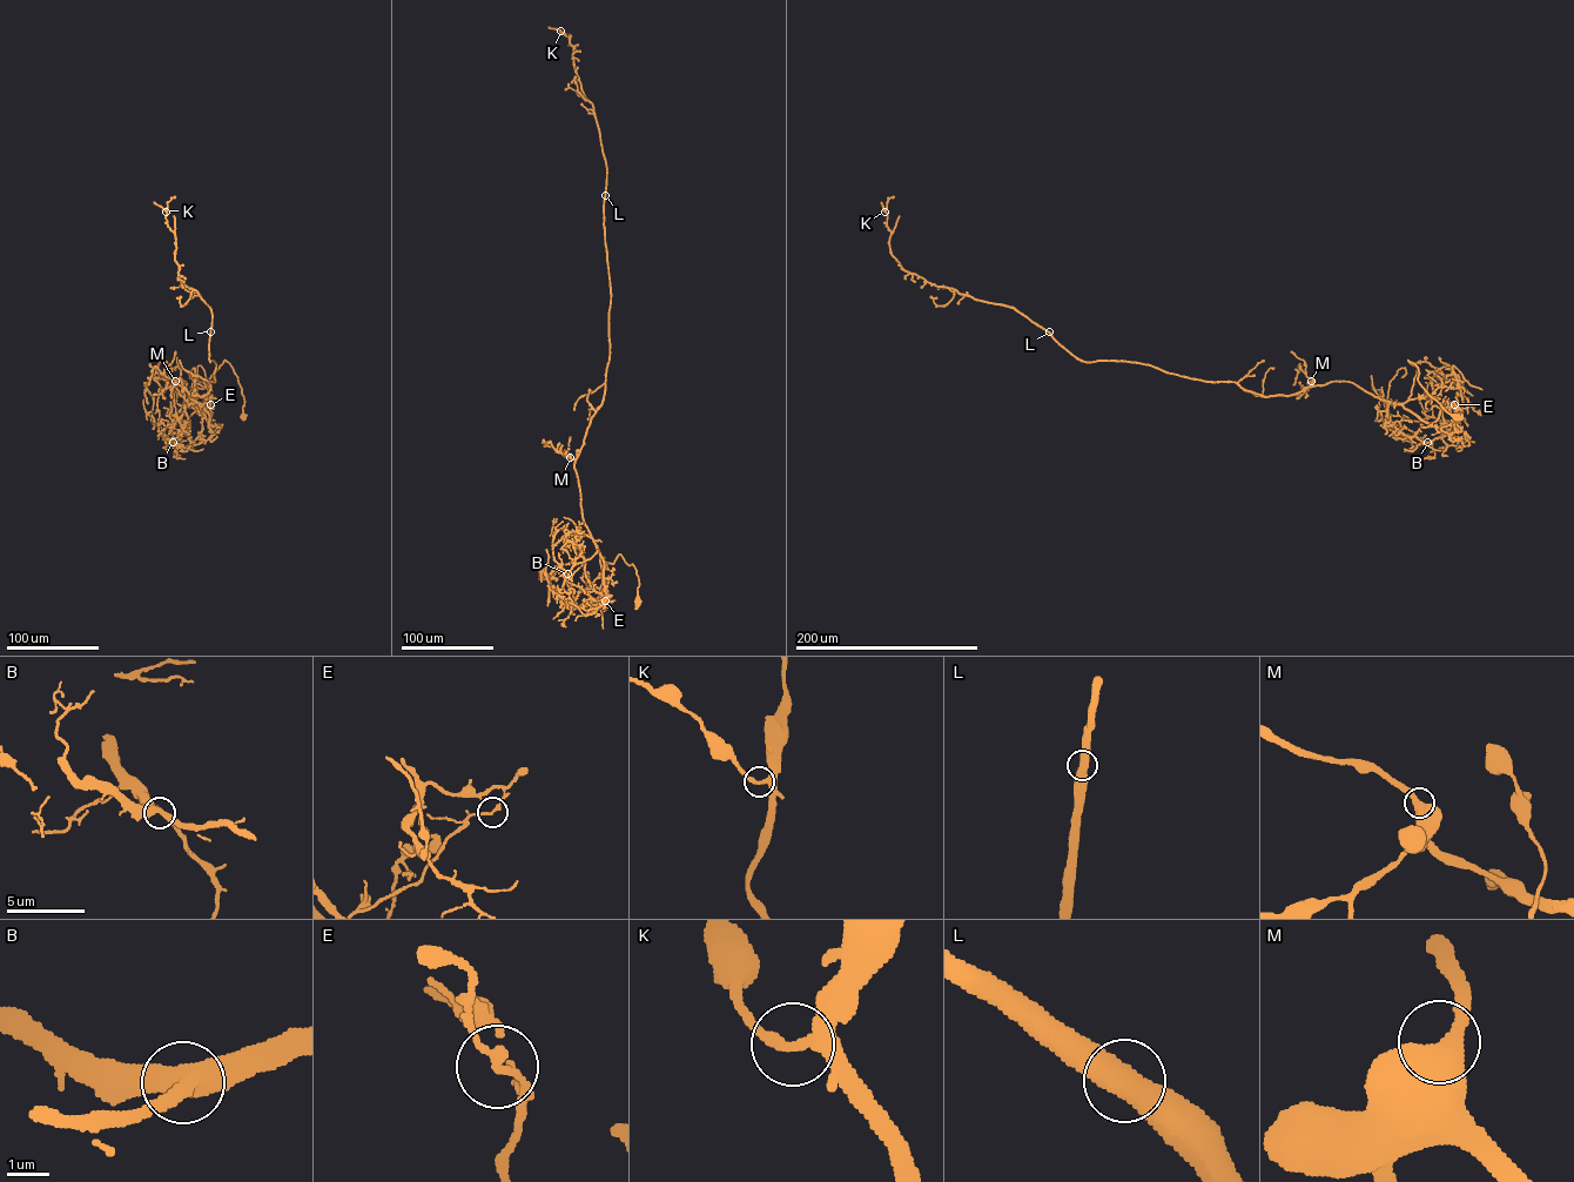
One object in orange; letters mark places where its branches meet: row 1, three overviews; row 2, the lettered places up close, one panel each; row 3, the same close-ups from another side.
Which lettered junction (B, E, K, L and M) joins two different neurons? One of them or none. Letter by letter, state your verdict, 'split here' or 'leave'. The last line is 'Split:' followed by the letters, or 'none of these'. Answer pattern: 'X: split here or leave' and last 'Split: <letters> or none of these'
B: leave
E: split here
K: leave
L: leave
M: leave
Split: E

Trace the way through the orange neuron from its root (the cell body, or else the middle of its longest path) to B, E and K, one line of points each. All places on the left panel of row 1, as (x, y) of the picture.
B: (243, 416), (224, 360), (208, 380), (209, 423), (212, 403), (183, 405), (165, 431), (173, 442)
E: (243, 416), (242, 388), (224, 360), (208, 380), (203, 407), (208, 423), (206, 404), (210, 404)
K: (243, 416), (224, 360), (203, 403), (180, 385), (203, 396), (215, 381), (212, 313), (181, 280), (166, 212)

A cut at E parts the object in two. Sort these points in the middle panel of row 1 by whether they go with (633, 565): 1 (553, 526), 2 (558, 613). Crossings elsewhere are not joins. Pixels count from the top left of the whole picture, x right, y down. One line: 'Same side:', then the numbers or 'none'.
Same side: none

